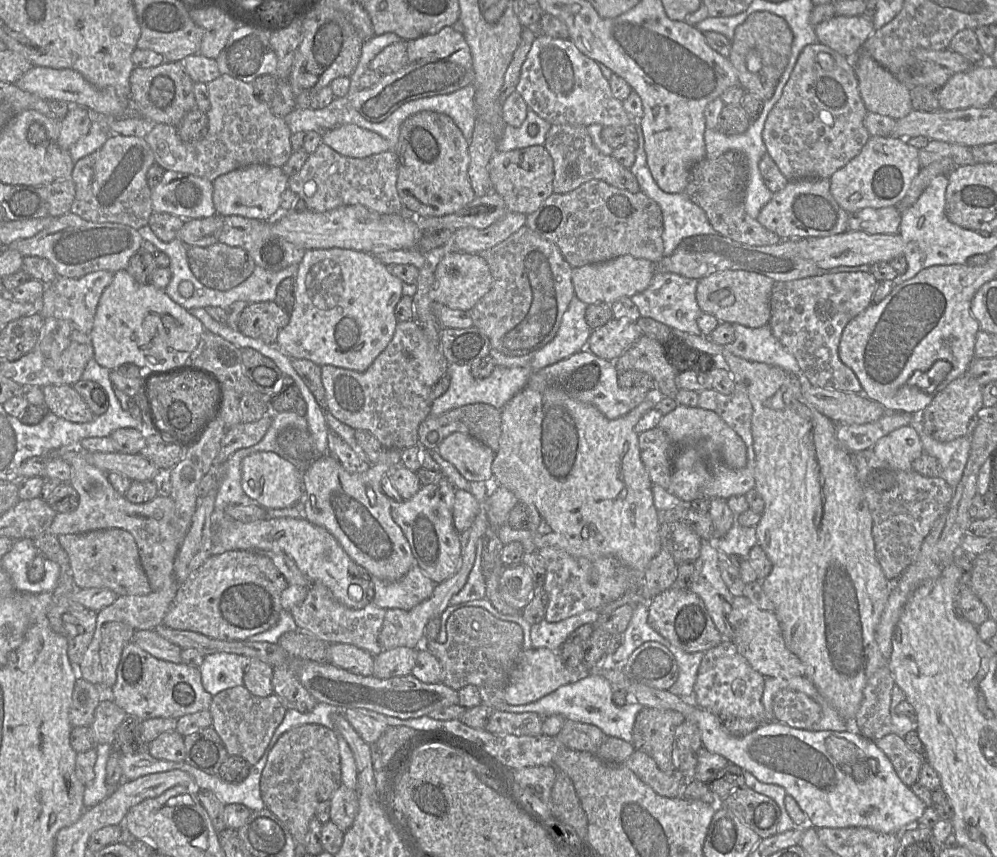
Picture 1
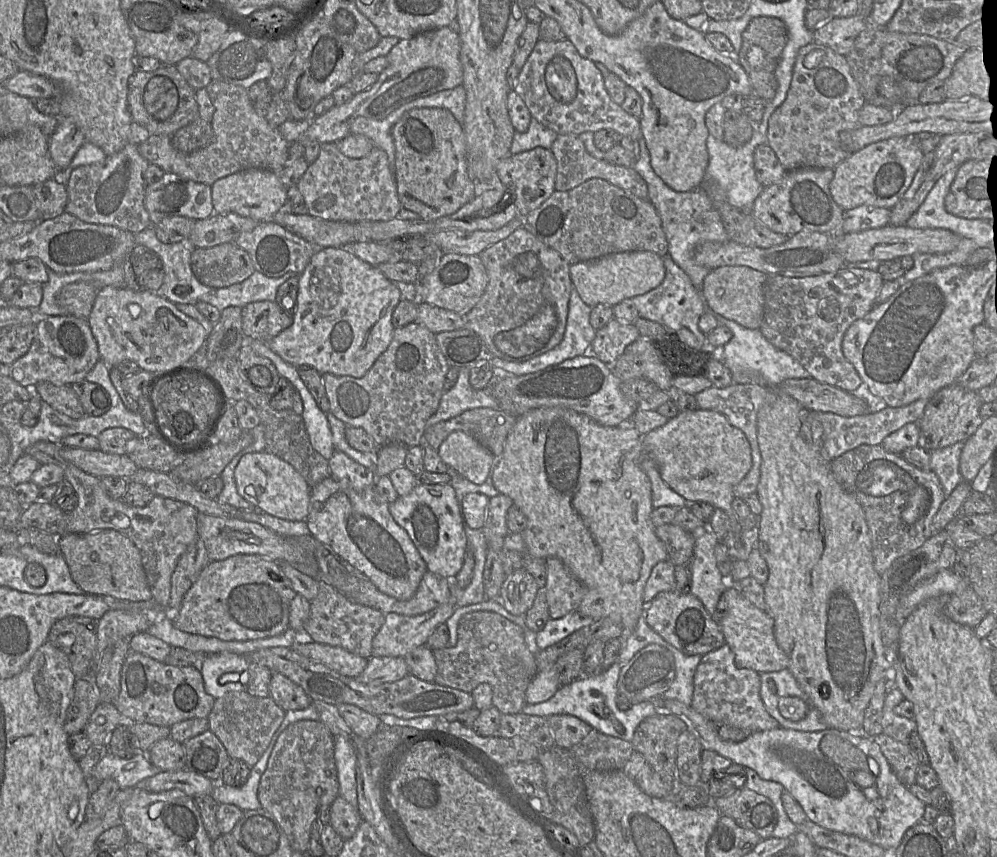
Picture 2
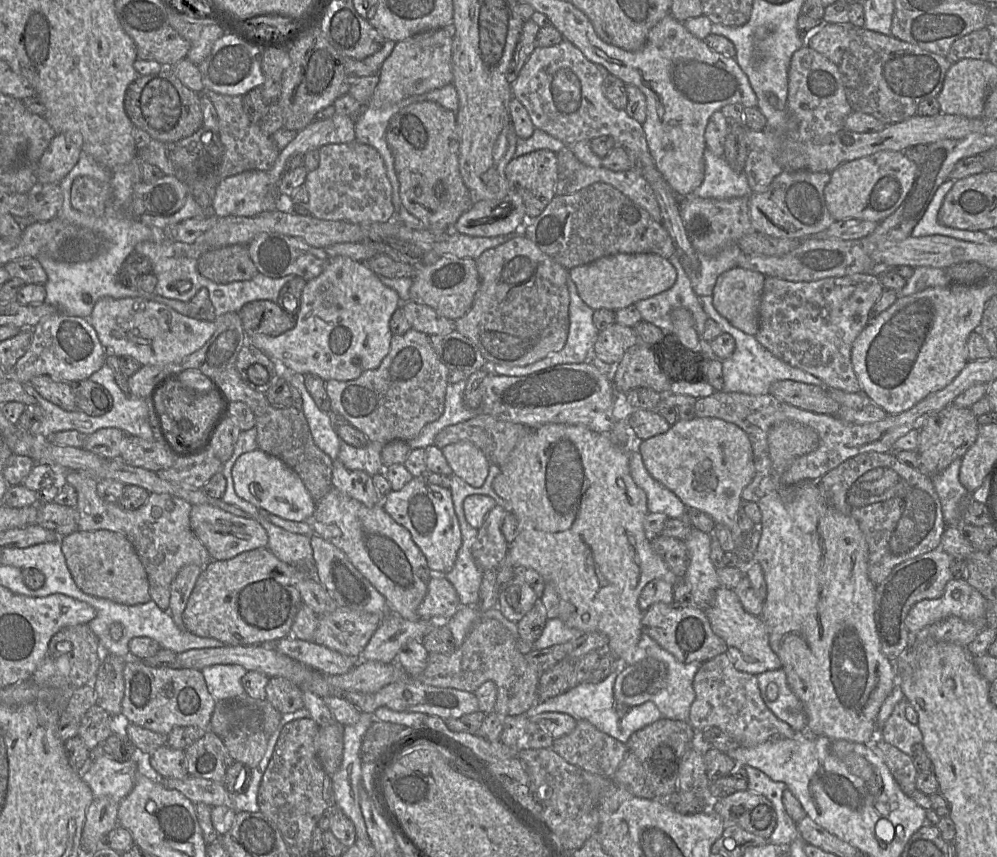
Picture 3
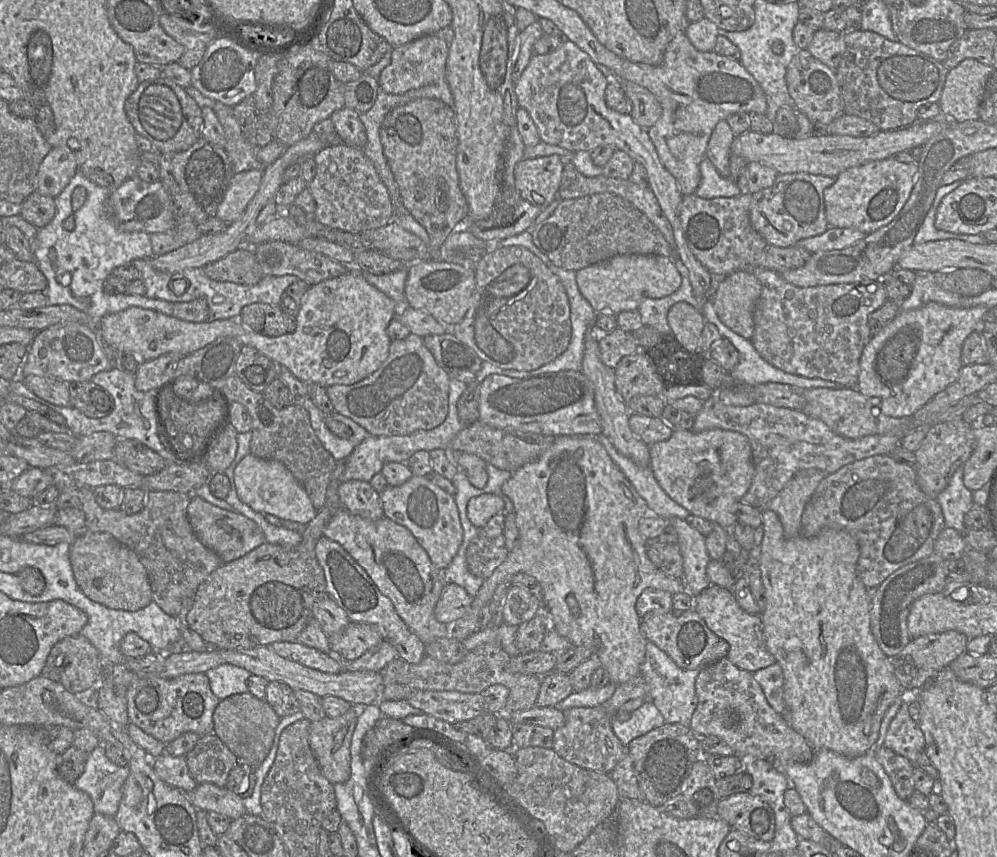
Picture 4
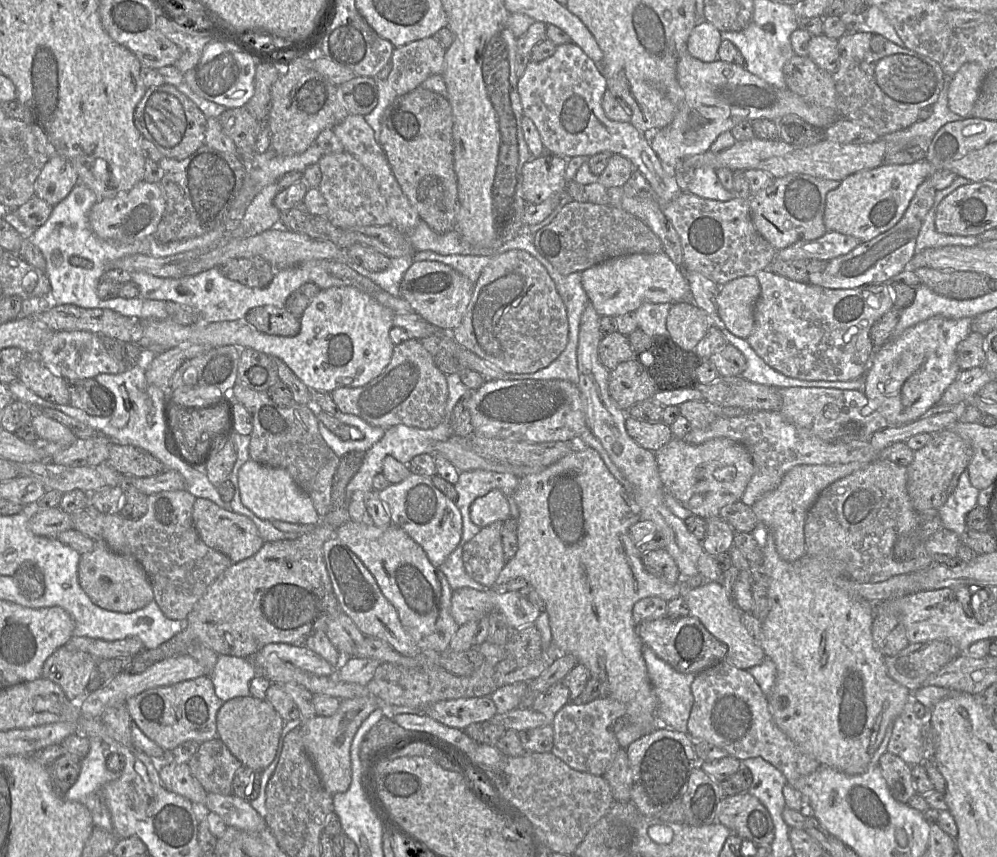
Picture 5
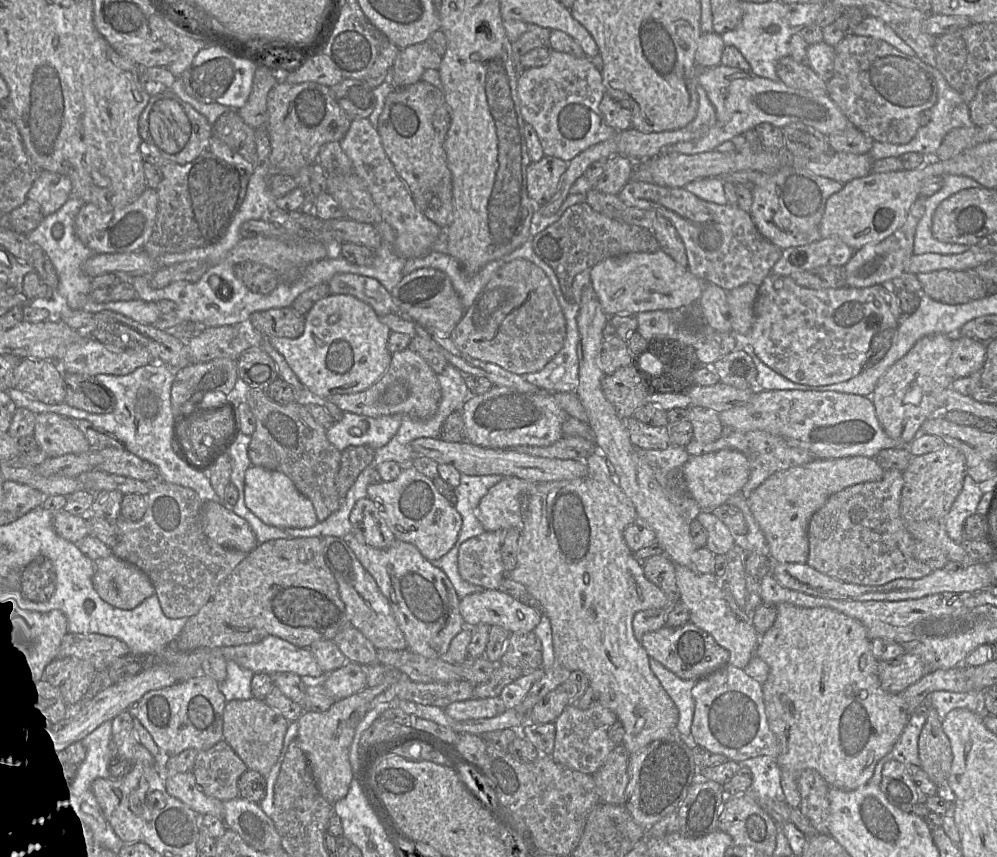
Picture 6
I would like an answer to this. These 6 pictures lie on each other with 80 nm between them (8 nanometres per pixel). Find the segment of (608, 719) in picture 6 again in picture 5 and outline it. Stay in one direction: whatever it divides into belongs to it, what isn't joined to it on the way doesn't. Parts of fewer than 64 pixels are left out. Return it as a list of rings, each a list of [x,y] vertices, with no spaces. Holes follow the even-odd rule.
[[[601,698],[587,704],[568,702],[552,720],[551,752],[574,770],[602,776],[620,749],[612,725],[625,714],[625,704],[612,698]]]

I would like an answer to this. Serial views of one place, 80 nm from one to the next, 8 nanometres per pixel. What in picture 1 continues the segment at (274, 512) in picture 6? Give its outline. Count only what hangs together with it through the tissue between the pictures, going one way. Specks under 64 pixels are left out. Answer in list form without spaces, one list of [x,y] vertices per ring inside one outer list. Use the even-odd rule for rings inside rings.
[[[255,452],[241,463],[241,486],[243,492],[265,509],[283,509],[299,502],[303,496],[302,474],[289,460],[274,452]]]

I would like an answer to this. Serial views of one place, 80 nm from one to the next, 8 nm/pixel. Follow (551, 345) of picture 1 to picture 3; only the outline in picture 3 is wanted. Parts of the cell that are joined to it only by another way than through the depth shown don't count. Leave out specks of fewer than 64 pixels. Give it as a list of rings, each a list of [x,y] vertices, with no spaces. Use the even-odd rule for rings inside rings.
[[[569,272],[567,277],[567,287],[570,295],[569,332],[564,347],[560,351],[550,353],[545,358],[526,366],[503,366],[500,364],[488,364],[489,374],[499,374],[505,376],[527,376],[556,365],[582,363],[592,359],[592,348],[597,340],[599,333],[599,330],[593,323],[594,310],[589,307],[579,296],[577,288],[572,281]]]

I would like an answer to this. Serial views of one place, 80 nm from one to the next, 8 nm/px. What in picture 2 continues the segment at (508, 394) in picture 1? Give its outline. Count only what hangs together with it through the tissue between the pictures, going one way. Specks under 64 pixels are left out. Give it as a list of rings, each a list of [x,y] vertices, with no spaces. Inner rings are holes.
[[[459,368],[455,385],[442,395],[437,411],[428,419],[426,428],[441,421],[449,420],[461,413],[475,408],[500,410],[493,395],[493,384],[476,390],[470,385],[470,369]]]

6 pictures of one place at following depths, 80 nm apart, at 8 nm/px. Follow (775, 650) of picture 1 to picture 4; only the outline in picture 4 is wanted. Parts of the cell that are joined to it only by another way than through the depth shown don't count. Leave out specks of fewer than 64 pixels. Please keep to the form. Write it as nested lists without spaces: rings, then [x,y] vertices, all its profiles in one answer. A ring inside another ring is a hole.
[[[710,585],[694,597],[693,609],[715,635],[729,644],[726,657],[739,669],[754,673],[777,662],[766,647],[760,616],[745,612],[731,590],[718,585]]]

